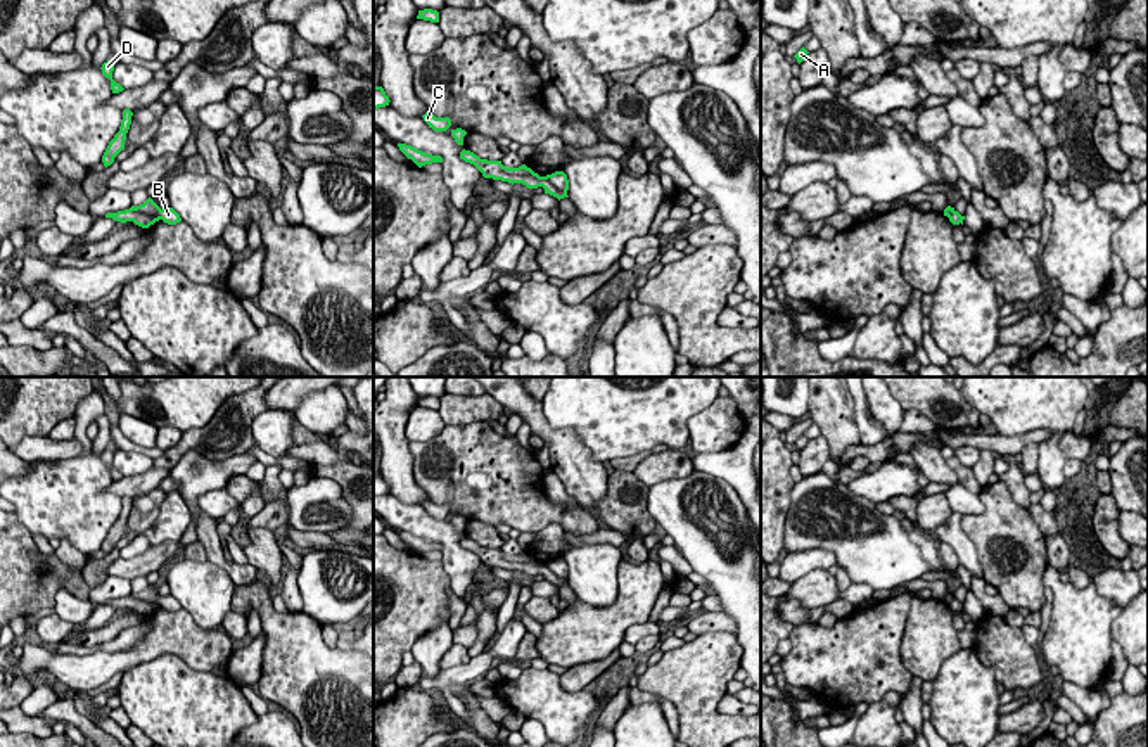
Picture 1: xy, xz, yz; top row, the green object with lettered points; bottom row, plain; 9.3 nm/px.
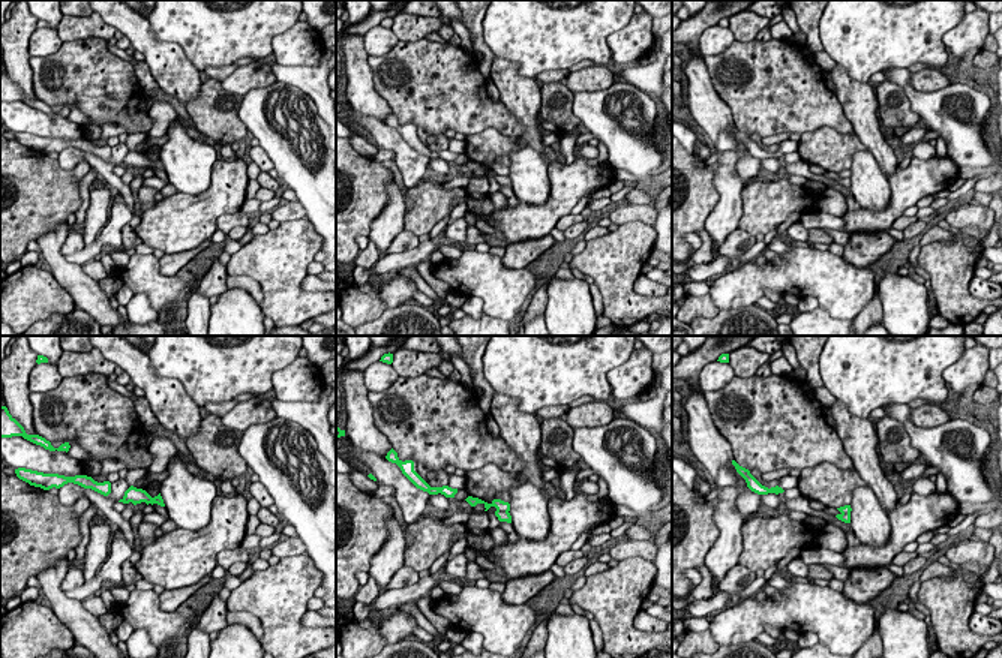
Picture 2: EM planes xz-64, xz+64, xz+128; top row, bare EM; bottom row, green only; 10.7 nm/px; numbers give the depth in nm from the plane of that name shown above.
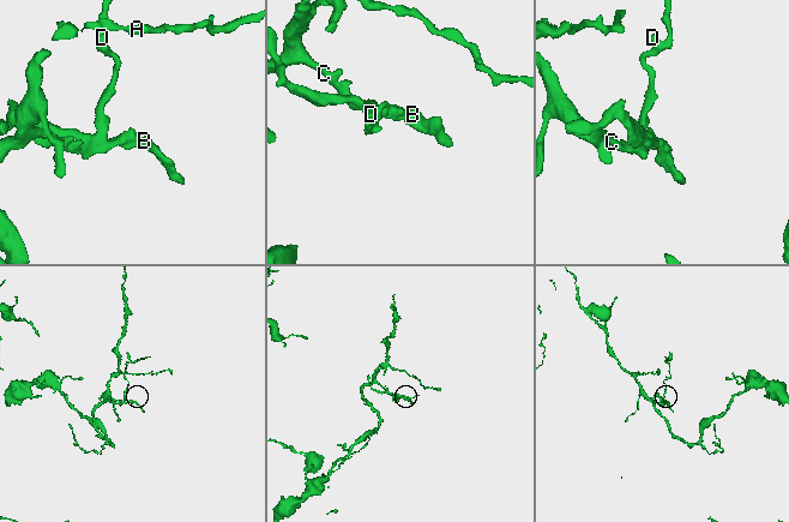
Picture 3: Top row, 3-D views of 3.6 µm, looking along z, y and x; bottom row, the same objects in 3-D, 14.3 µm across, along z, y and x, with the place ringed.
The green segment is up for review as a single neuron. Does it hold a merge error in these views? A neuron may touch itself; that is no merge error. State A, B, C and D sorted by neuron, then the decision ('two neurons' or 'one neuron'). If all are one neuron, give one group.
A B C D; one neuron

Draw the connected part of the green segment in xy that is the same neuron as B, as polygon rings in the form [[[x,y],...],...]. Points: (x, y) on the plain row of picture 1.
[[[150,584],[137,595],[131,593],[124,598],[107,600],[105,605],[112,605],[121,610],[133,609],[142,616],[149,616],[159,607],[163,607],[168,612],[176,612],[182,609],[180,602],[173,595],[161,597]]]

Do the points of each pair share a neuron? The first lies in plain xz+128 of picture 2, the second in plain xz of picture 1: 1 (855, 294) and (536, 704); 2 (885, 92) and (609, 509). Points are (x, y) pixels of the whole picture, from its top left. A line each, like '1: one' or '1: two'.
1: one
2: one

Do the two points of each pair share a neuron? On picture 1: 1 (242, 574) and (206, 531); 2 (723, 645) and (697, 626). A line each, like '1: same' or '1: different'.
1: same
2: different

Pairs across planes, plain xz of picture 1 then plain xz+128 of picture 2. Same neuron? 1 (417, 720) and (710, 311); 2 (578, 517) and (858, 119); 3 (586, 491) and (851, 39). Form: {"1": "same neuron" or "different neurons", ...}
{"1": "same neuron", "2": "different neurons", "3": "different neurons"}

